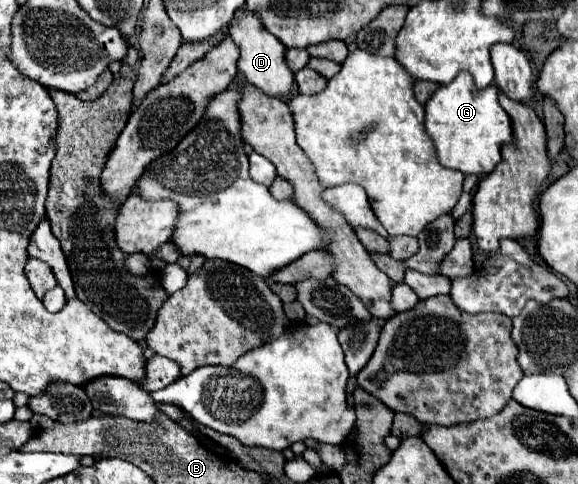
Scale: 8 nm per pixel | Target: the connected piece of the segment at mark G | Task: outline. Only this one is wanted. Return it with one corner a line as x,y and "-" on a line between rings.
460,71
458,77
448,83
448,85
440,85
434,95
428,99
426,107
426,119
424,119
424,127
426,133
432,137
434,145
436,145
436,155
438,161
450,169
458,169
464,175
472,173
472,175
488,175
500,161
498,161
498,151
502,149
502,145
512,143
512,121
508,117
508,113
502,109
500,101
498,101
498,87
490,85
486,89
476,89
474,79
468,71

